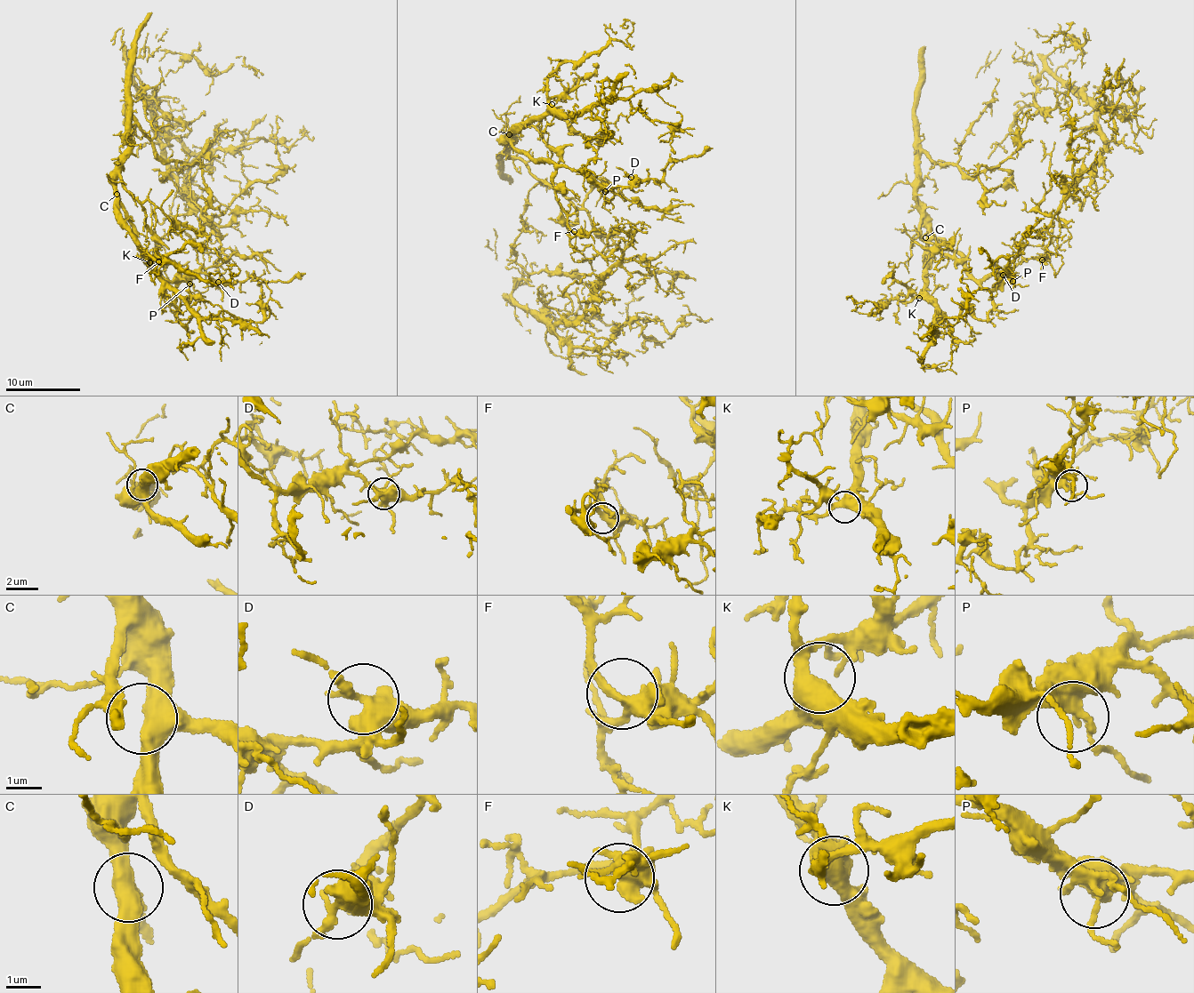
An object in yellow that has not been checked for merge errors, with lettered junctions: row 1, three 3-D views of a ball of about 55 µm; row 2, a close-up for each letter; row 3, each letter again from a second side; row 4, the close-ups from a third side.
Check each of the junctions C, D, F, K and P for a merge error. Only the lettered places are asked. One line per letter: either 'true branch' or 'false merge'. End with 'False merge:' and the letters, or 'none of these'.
C: true branch
D: true branch
F: true branch
K: true branch
P: true branch
False merge: none of these

